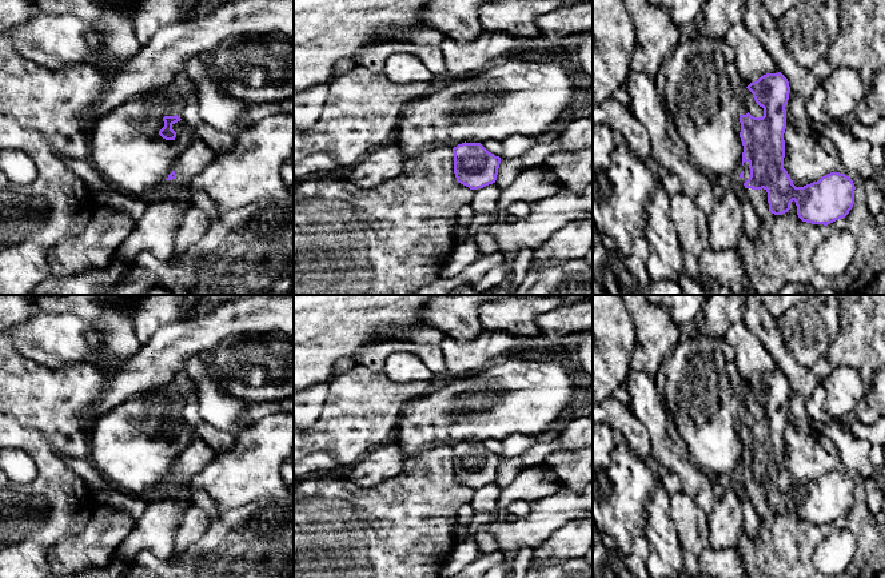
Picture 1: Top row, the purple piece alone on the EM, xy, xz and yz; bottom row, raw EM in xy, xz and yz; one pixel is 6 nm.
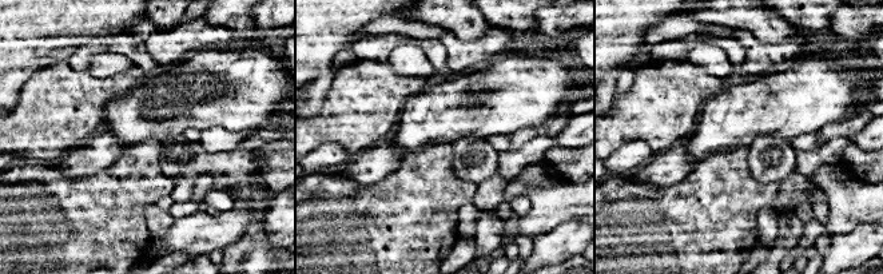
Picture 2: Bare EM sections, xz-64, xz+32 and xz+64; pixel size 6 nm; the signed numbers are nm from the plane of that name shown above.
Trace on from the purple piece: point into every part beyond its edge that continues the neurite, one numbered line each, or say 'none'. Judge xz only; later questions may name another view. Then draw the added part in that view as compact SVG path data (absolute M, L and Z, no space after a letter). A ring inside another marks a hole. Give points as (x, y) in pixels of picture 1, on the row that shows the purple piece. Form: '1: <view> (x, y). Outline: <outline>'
none

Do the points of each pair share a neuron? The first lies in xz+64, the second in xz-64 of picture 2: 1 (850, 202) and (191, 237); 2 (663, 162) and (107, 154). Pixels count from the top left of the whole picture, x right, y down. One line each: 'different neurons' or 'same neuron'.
1: same neuron
2: same neuron

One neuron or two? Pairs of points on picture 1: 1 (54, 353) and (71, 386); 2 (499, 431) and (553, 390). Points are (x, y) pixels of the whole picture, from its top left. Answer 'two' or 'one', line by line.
1: two
2: one

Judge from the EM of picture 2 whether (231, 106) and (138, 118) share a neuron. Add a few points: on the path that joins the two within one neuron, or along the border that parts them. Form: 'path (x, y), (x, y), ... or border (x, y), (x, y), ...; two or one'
path (209, 106), (160, 107); one

